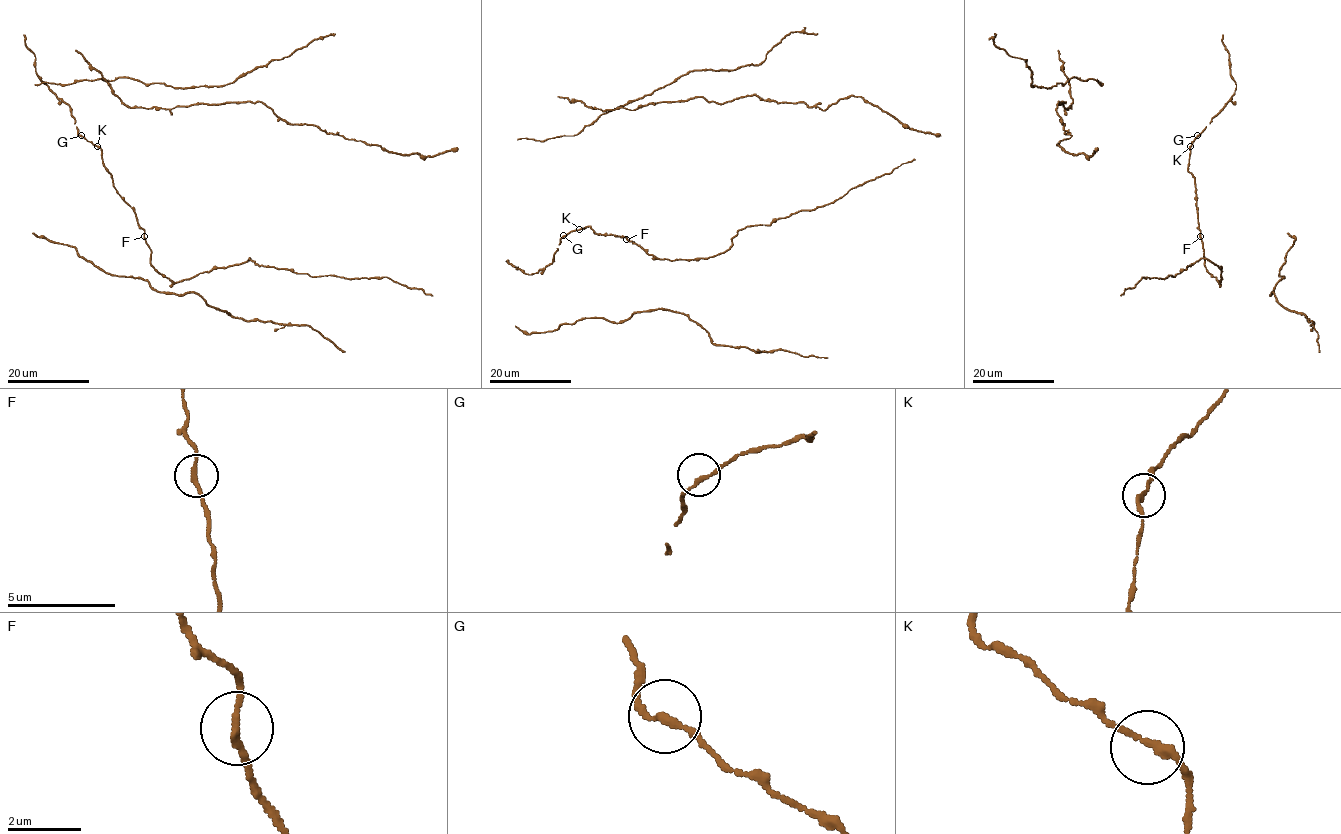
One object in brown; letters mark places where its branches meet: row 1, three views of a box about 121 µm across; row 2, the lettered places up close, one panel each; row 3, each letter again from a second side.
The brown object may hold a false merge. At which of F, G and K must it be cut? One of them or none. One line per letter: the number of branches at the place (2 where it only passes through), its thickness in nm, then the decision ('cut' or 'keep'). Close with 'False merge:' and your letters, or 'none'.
F: 2 branches meet; 180 nm thick; keep
G: 2 branches meet; 170 nm thick; keep
K: 2 branches meet; 180 nm thick; keep
False merge: none

